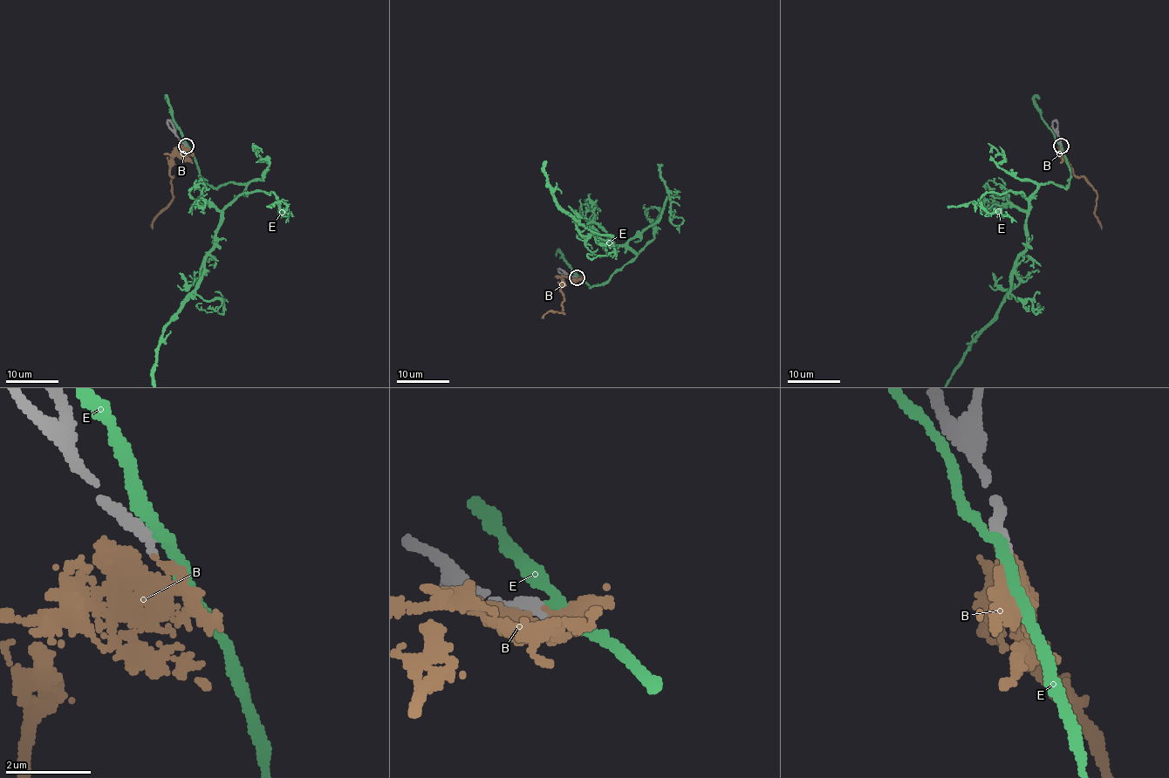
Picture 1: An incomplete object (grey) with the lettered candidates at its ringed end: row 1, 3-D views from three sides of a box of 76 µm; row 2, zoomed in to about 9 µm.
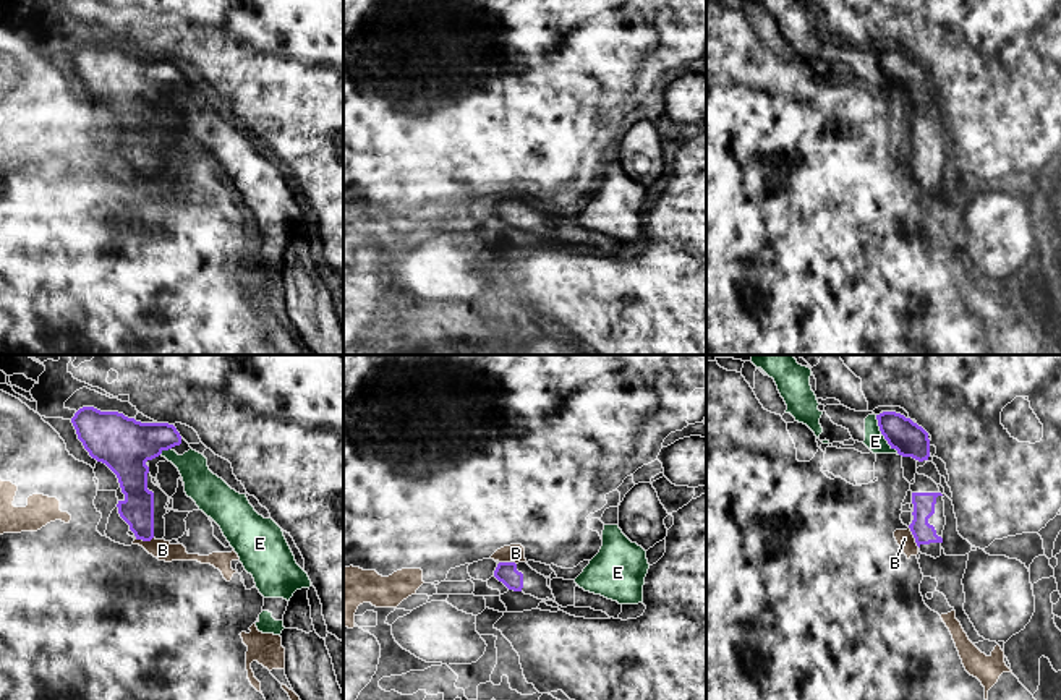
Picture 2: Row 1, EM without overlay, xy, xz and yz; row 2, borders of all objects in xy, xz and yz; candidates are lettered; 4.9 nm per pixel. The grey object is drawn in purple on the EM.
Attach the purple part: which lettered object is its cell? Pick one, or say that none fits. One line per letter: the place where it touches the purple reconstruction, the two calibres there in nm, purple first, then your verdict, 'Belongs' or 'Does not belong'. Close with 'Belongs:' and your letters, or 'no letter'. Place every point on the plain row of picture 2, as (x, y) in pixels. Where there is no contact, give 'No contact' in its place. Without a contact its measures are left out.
B: Touches purple at yz (914, 174). Thickness 110 nm (purple) against 90 nm. Does not belong
E: Touches purple at yz (882, 70). Thickness 170 nm (purple) against 100 nm. Does not belong
Belongs: no letter

